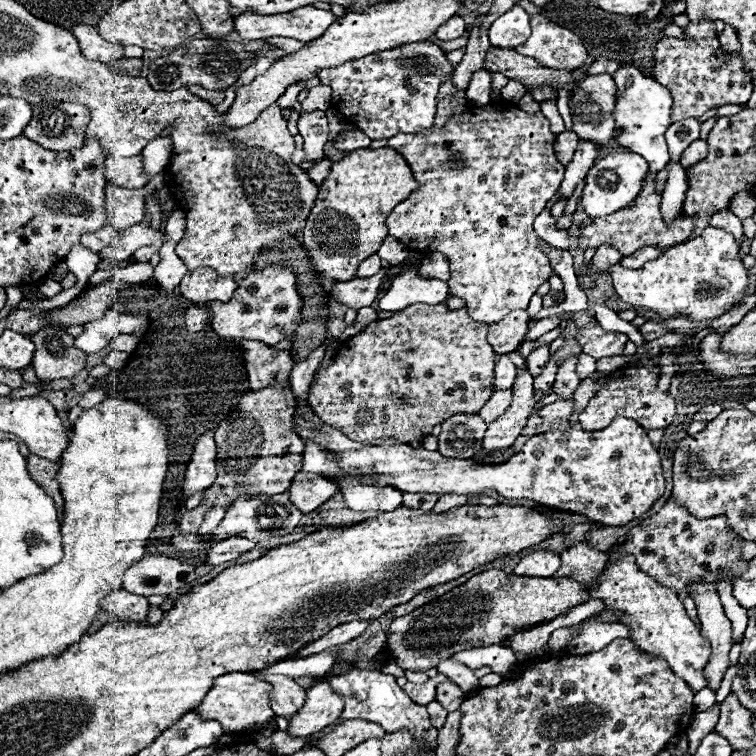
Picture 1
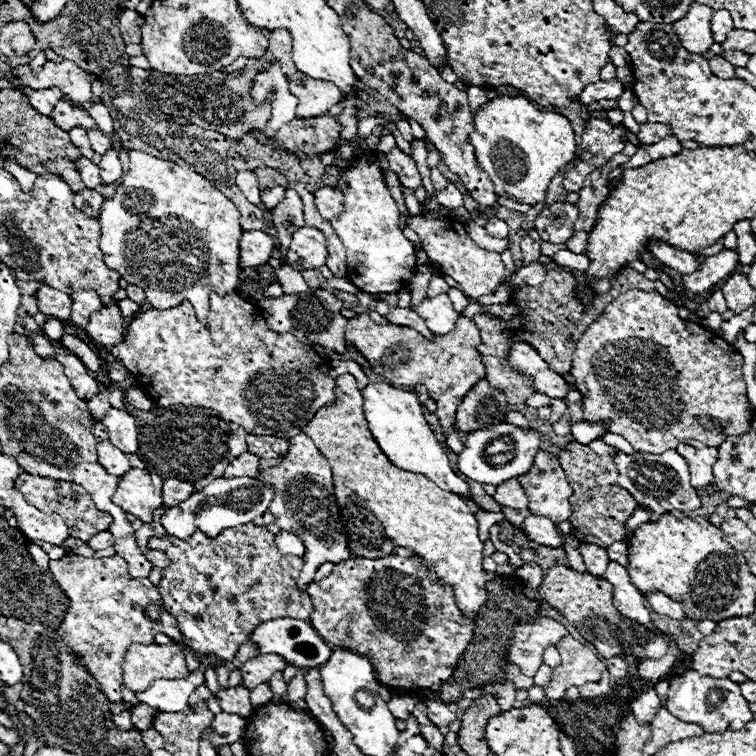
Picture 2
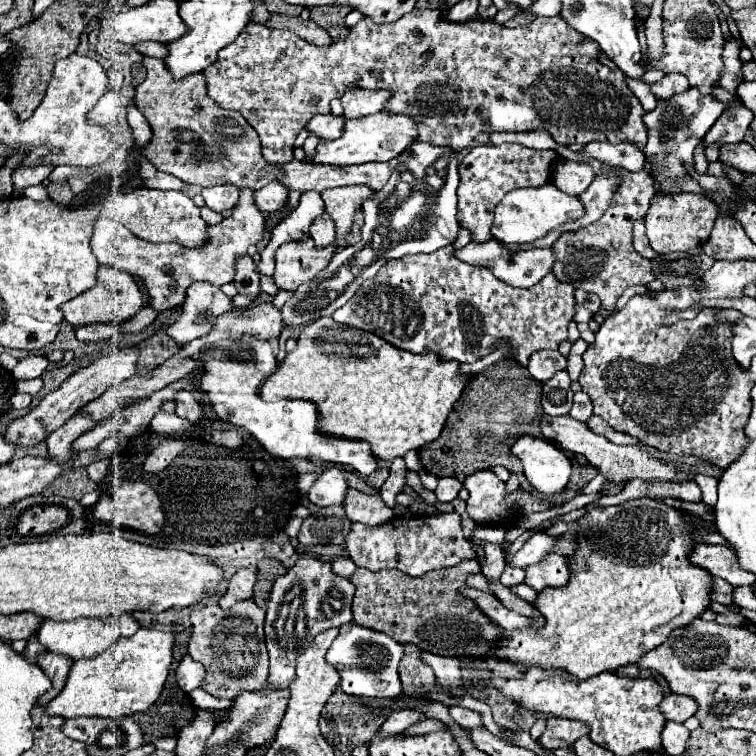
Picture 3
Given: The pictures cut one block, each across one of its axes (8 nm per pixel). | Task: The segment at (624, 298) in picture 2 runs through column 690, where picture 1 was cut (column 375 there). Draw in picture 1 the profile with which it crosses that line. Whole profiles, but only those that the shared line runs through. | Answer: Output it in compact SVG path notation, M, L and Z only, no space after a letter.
M412 304L408 308L404 308L402 312L398 312L396 316L392 318L384 318L384 320L378 320L378 322L372 322L364 332L352 336L350 340L346 340L344 344L340 344L340 350L336 354L336 358L332 360L332 364L322 370L318 376L316 376L316 382L312 384L312 390L310 390L310 406L312 410L320 416L322 422L330 424L330 426L336 426L340 432L344 432L350 440L354 442L364 442L364 444L372 444L376 440L400 440L404 444L410 444L410 442L418 442L418 440L424 440L424 436L430 434L430 430L436 426L436 424L442 424L444 420L448 420L448 416L454 416L456 412L480 412L482 406L492 398L494 394L494 388L492 388L492 376L494 376L494 350L492 346L486 342L486 332L488 332L488 324L484 322L474 322L468 314L466 314L466 308L462 310L452 310L448 312L446 310L446 304L436 304L436 306L430 306L430 304Z

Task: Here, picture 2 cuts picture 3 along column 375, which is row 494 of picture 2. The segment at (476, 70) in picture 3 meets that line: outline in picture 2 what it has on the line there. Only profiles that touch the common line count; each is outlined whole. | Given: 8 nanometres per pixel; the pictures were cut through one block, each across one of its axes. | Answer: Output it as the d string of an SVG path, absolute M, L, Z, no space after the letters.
M20 474L16 478L16 490L24 494L24 500L32 506L36 506L38 510L42 512L56 512L64 518L64 522L68 524L70 528L70 536L72 538L78 538L78 540L84 540L88 542L92 536L96 536L98 532L102 530L108 530L110 524L112 524L112 516L108 516L106 512L100 512L90 494L80 488L78 484L72 484L72 482L56 482L52 478L42 478L42 476L32 476L32 474Z

